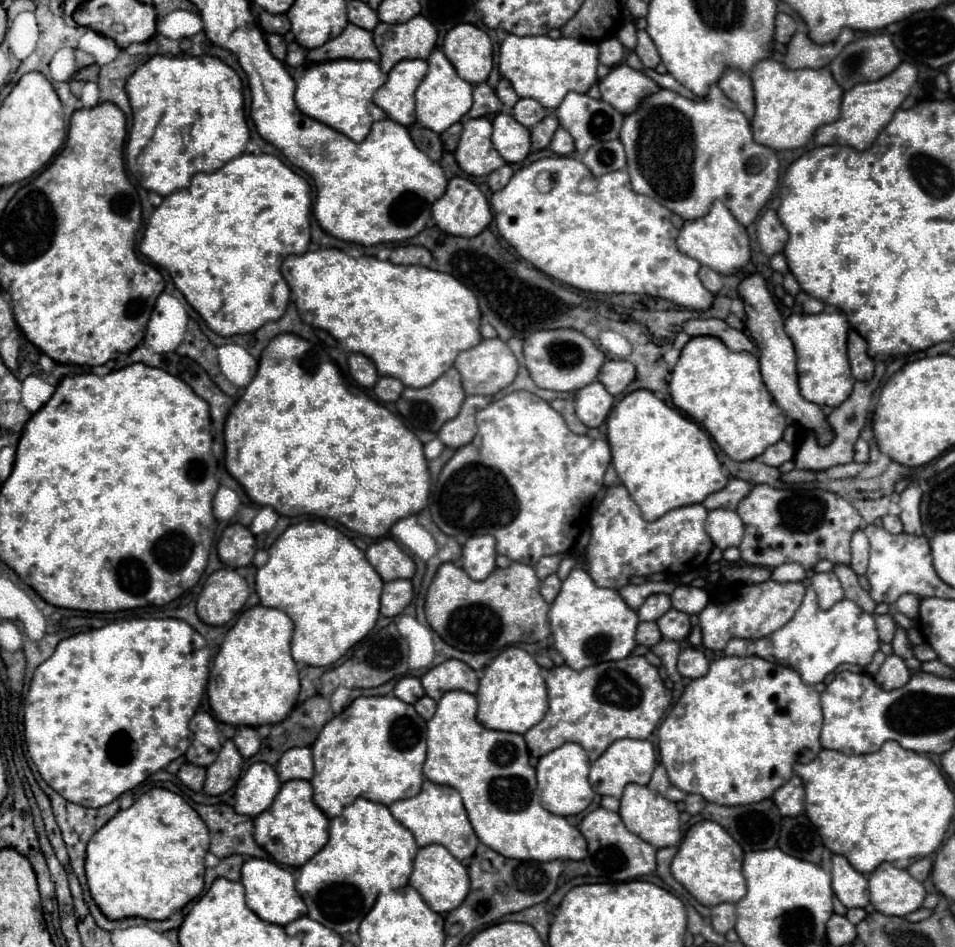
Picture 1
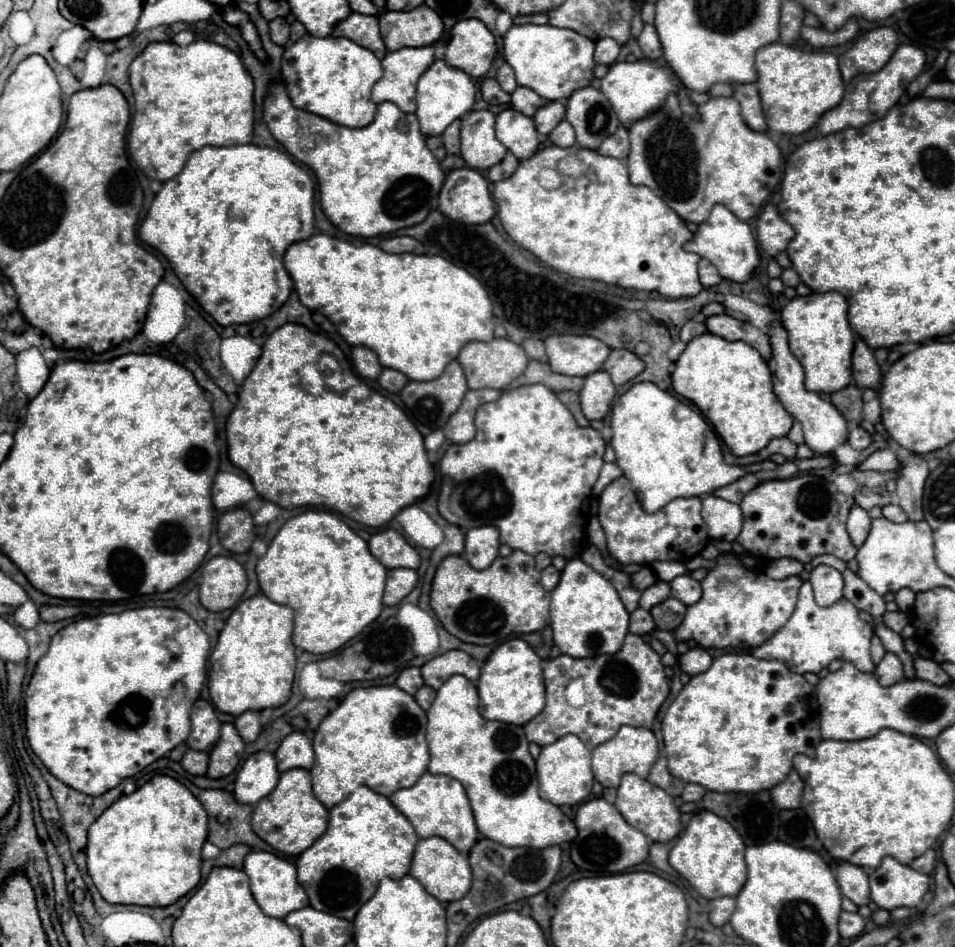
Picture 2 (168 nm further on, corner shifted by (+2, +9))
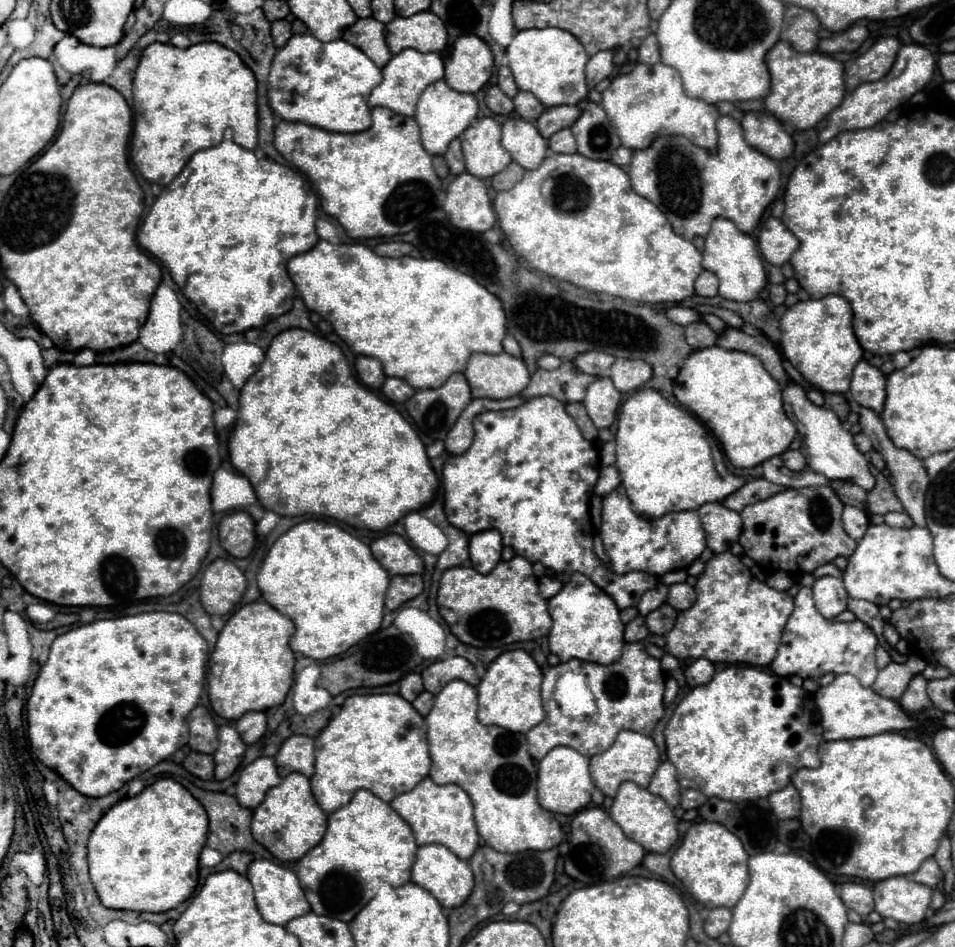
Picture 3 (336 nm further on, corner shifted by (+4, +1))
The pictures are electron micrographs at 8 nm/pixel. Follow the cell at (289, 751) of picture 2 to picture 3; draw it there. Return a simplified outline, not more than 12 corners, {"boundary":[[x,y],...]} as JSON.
{"boundary":[[290,736],[276,754],[282,778],[314,774],[314,738]]}

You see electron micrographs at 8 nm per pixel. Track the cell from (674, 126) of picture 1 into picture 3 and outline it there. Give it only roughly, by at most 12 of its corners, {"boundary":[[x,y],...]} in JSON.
{"boundary":[[720,116],[716,154],[682,136],[634,152],[632,188],[676,234],[752,234],[777,161]]}

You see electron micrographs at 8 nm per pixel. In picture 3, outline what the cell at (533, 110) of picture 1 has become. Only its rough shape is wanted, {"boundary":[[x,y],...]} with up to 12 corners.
{"boundary":[[532,92],[514,96],[516,112],[524,120],[538,118],[546,108]]}

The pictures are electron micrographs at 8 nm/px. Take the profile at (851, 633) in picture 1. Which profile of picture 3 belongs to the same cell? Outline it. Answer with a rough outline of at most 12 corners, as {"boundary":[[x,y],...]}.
{"boundary":[[814,590],[794,596],[778,676],[854,674],[872,686],[874,630],[832,622],[814,608]]}

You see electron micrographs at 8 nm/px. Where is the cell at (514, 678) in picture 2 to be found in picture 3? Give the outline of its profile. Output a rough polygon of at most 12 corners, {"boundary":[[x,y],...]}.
{"boundary":[[500,654],[478,686],[478,720],[526,734],[544,720],[542,670]]}

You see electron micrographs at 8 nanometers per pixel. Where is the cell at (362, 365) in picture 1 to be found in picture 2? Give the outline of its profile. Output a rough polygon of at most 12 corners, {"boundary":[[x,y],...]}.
{"boundary":[[364,346],[352,348],[352,364],[362,378],[382,372],[378,356]]}

